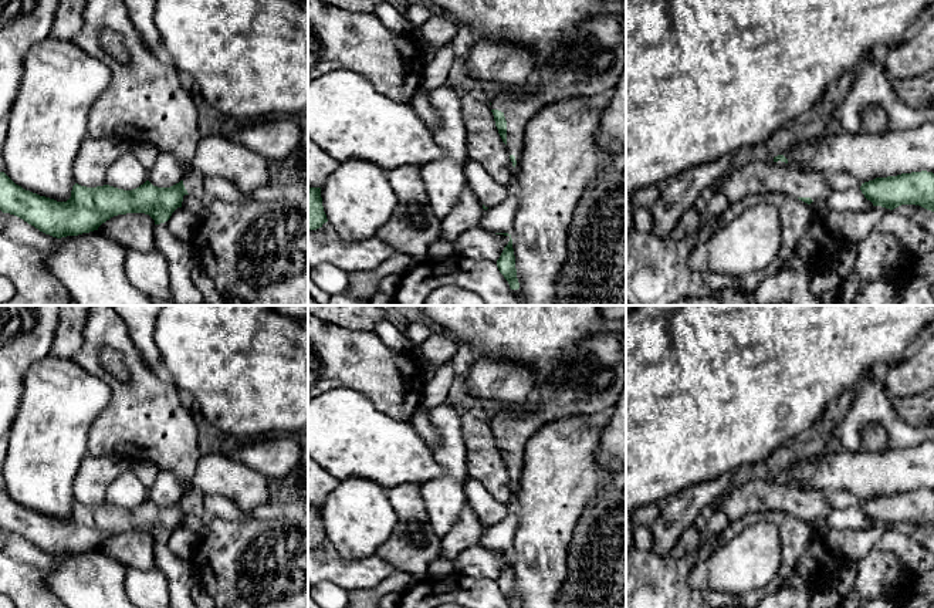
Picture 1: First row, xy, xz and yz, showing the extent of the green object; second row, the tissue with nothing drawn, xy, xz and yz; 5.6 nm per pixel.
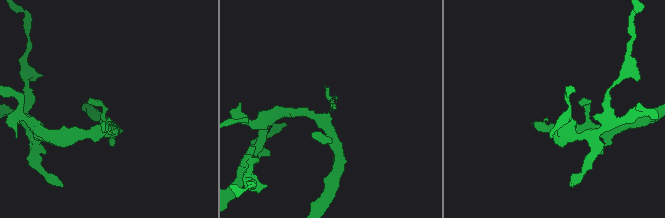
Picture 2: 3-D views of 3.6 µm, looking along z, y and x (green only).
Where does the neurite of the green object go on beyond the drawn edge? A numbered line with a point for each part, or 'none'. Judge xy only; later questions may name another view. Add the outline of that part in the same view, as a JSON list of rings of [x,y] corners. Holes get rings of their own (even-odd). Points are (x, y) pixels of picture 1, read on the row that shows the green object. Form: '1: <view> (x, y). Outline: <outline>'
1: xy (193, 181). Outline: [[[190,169],[183,179],[183,185],[192,197],[207,200],[203,179],[204,176],[202,173],[196,169]]]
2: xy (183, 259). Outline: [[[167,222],[155,224],[155,244],[167,260],[172,301],[155,301],[156,305],[194,305],[203,303],[202,293],[196,288],[192,273],[202,268],[194,243],[183,243],[167,229]]]

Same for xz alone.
1: xz (592, 66). Outline: [[[608,14],[593,17],[579,24],[579,36],[569,45],[562,61],[541,61],[537,64],[541,87],[535,92],[502,91],[491,101],[490,108],[504,114],[507,121],[507,151],[515,156],[517,165],[514,175],[507,185],[510,193],[515,190],[520,172],[520,162],[524,151],[524,132],[531,118],[544,107],[575,97],[596,98],[602,94],[610,94],[617,85],[623,71],[626,70],[626,45],[619,16]]]

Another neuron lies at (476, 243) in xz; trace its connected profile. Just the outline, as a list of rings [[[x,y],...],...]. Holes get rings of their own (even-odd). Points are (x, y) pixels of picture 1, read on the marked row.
[[[476,226],[458,236],[454,250],[456,256],[468,260],[497,261],[508,241],[510,236],[485,232]]]

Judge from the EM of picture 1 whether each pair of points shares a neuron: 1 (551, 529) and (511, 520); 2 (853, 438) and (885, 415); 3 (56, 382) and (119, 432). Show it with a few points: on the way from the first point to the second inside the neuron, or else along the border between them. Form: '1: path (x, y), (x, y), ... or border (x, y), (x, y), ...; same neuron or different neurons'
1: border (513, 510), (517, 519), (517, 530), (510, 551); different neurons
2: path (855, 428), (867, 415), (875, 415); same neuron
3: border (105, 382), (110, 401), (90, 428), (88, 448); different neurons

